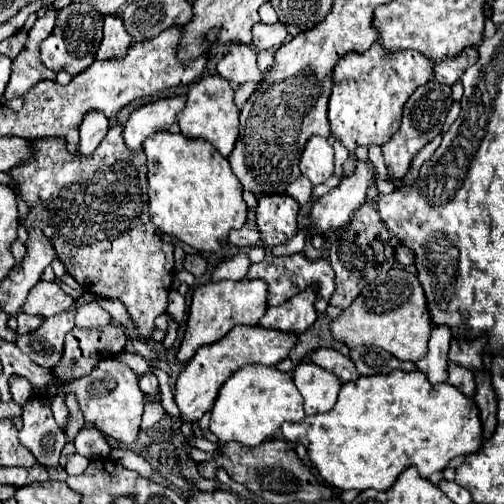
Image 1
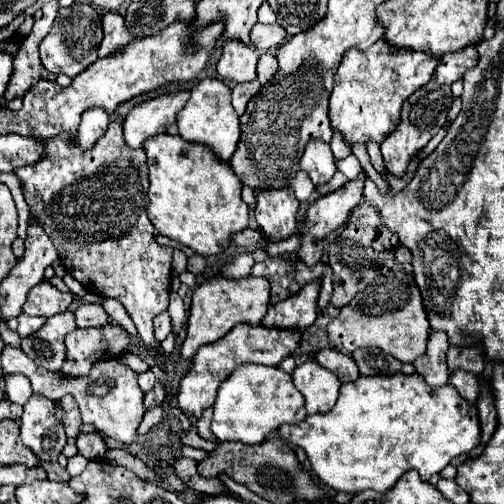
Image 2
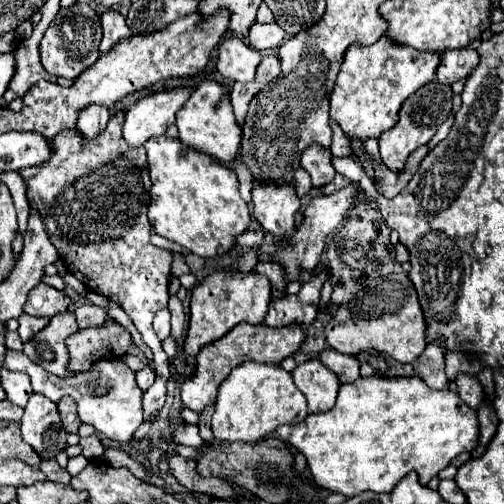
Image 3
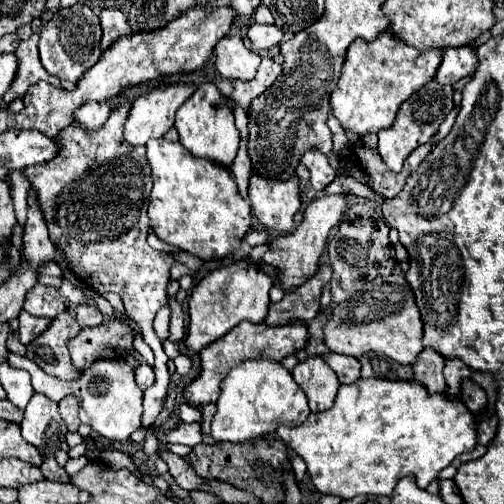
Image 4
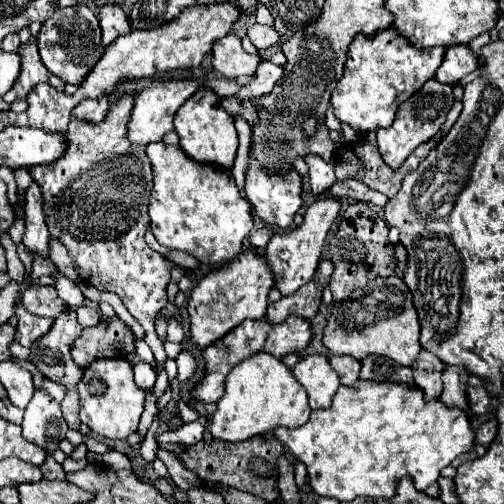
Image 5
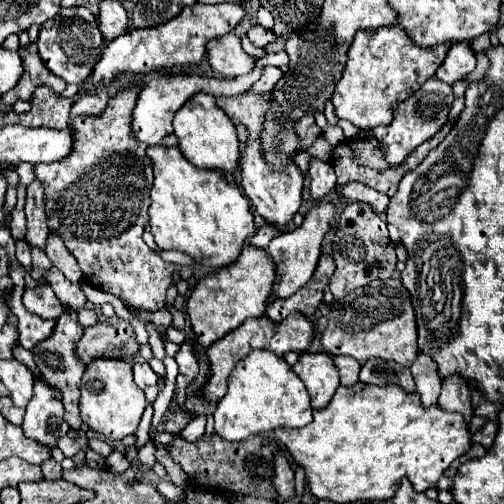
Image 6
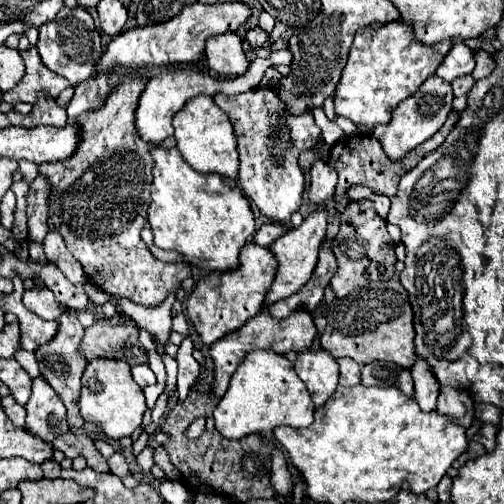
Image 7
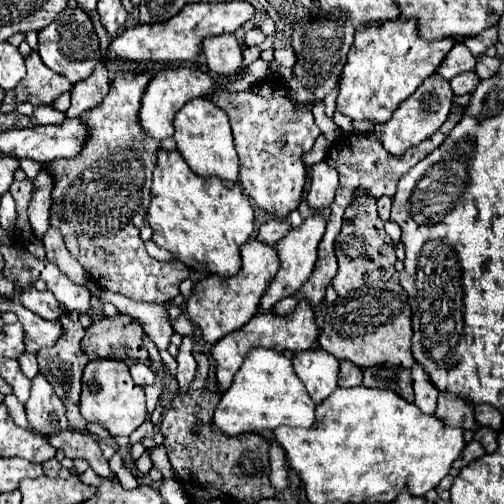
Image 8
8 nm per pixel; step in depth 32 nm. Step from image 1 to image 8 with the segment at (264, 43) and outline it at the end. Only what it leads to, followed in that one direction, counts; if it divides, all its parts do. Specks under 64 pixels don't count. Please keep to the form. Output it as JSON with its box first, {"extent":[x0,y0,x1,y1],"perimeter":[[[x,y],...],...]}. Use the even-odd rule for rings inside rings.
{"extent":[244,28,264,46],"perimeter":[[[250,28],[246,34],[244,34],[244,44],[246,46],[258,46],[258,44],[262,44],[264,42],[264,34],[262,34],[262,30],[260,28]]]}

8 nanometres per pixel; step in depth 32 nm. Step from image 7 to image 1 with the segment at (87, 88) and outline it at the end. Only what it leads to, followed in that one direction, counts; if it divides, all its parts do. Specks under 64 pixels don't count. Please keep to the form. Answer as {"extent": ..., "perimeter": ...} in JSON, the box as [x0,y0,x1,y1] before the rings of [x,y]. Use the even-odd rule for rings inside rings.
{"extent":[78,112,110,156],"perimeter":[[[102,112],[86,114],[80,126],[80,150],[78,152],[82,156],[90,156],[100,144],[100,140],[104,140],[104,136],[108,134],[108,128],[110,128],[110,122]]]}

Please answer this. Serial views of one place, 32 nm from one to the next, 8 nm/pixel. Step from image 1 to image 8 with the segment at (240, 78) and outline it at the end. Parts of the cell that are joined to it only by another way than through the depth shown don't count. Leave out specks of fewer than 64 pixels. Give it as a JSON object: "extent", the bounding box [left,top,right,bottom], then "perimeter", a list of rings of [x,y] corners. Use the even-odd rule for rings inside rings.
{"extent":[204,34,244,76],"perimeter":[[[220,34],[206,38],[204,56],[208,60],[208,68],[216,74],[234,76],[242,72],[242,64],[244,64],[242,46],[234,34]]]}

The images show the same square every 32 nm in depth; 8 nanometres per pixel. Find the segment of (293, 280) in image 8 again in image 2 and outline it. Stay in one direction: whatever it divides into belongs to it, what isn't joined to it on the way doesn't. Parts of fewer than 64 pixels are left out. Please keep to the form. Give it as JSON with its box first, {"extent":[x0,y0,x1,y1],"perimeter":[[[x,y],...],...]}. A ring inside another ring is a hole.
{"extent":[296,170,368,264],"perimeter":[[[362,170],[354,180],[348,180],[338,190],[328,192],[326,196],[316,198],[310,204],[310,208],[306,212],[306,226],[300,230],[300,234],[302,234],[302,248],[296,252],[296,256],[300,256],[306,264],[316,264],[322,258],[322,240],[324,240],[324,236],[328,232],[336,230],[336,228],[344,226],[346,220],[348,220],[348,216],[350,216],[350,212],[352,212],[352,208],[360,206],[360,202],[364,198],[364,180],[366,178],[368,178],[368,174]]]}

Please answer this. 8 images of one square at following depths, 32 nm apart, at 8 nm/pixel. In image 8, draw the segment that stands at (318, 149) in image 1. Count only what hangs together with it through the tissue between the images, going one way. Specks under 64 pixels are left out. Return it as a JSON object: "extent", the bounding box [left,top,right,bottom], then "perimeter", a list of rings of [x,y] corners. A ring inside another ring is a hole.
{"extent":[308,162,338,210],"perimeter":[[[326,162],[314,164],[312,172],[310,172],[308,204],[316,210],[330,206],[334,200],[336,186],[338,186],[338,172],[334,168],[330,168]]]}

